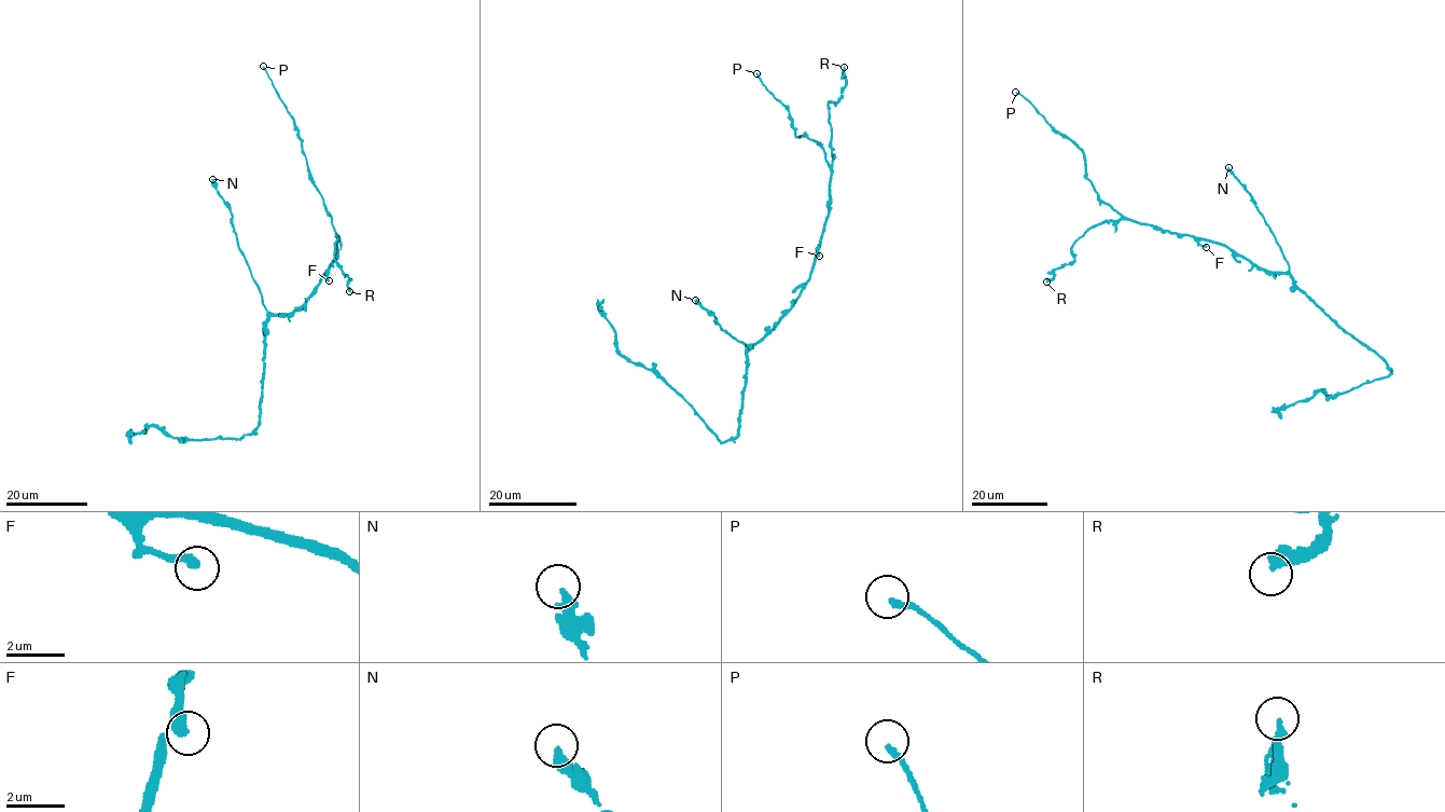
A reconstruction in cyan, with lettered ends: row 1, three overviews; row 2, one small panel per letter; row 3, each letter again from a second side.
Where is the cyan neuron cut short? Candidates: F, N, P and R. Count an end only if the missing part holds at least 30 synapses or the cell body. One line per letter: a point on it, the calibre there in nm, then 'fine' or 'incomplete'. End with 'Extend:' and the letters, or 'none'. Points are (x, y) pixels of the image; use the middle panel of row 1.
F: at (819, 256); 300 nm thick; fine
N: at (695, 300); 320 nm thick; fine
P: at (756, 73); 200 nm thick; fine
R: at (844, 67); 320 nm thick; fine
Extend: none

